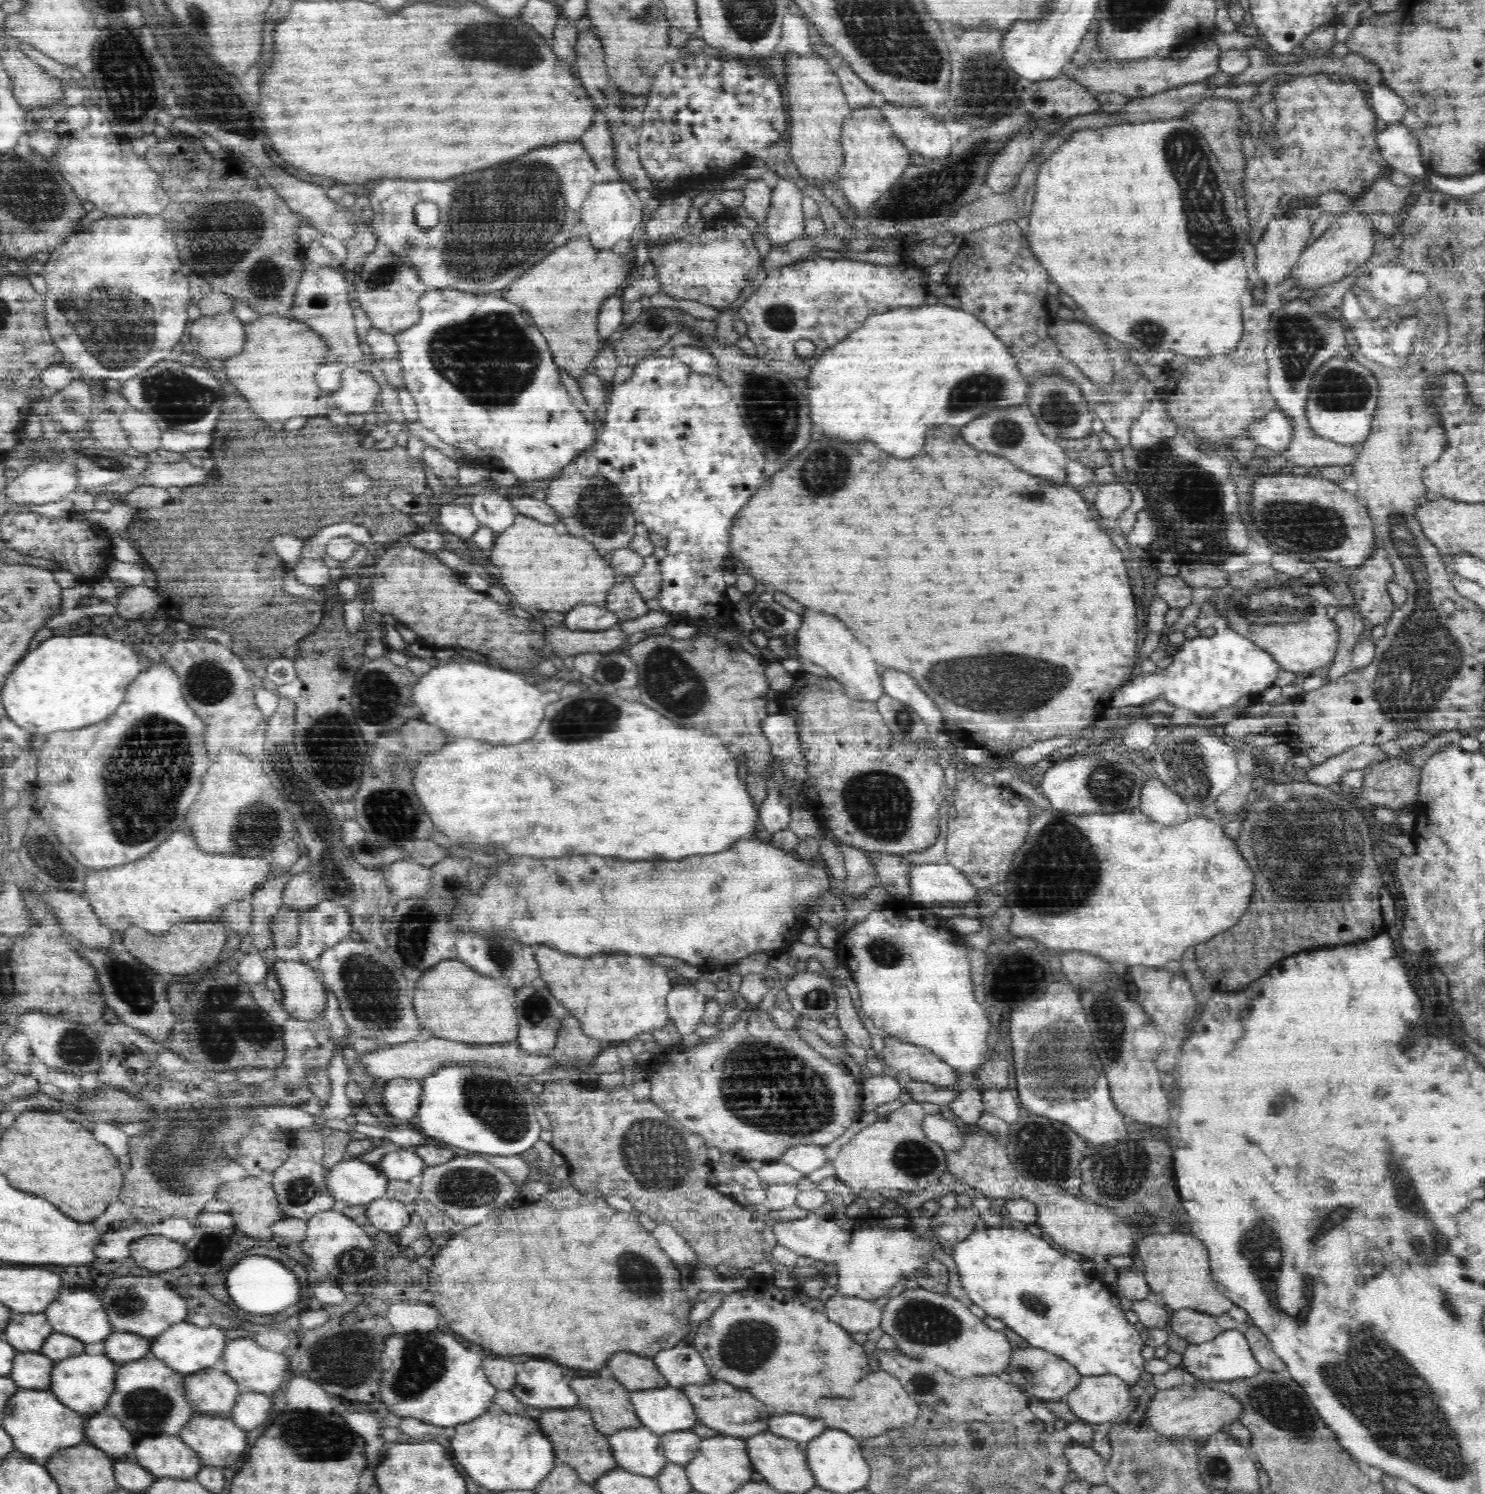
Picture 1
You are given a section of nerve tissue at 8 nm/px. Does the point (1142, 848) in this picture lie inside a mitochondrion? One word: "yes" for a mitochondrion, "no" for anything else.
no

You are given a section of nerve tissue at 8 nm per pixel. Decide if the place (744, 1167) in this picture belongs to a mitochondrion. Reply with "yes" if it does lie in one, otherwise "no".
no

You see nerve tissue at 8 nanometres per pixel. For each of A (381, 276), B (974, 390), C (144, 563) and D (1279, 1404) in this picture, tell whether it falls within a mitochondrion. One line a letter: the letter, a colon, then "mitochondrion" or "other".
A: mitochondrion
B: mitochondrion
C: other
D: mitochondrion

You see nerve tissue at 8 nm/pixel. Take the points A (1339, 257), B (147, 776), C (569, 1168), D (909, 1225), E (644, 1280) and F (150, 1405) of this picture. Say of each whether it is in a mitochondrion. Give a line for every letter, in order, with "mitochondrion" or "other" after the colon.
A: other
B: mitochondrion
C: other
D: other
E: mitochondrion
F: mitochondrion

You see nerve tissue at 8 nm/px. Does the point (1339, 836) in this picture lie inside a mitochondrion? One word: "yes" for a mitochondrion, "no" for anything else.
yes

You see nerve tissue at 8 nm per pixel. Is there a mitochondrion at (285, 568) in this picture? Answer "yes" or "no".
no

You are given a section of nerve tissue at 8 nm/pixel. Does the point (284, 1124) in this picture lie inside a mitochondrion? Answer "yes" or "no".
no

